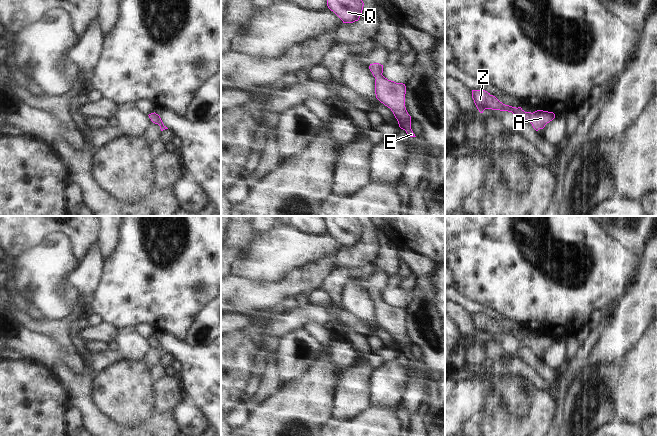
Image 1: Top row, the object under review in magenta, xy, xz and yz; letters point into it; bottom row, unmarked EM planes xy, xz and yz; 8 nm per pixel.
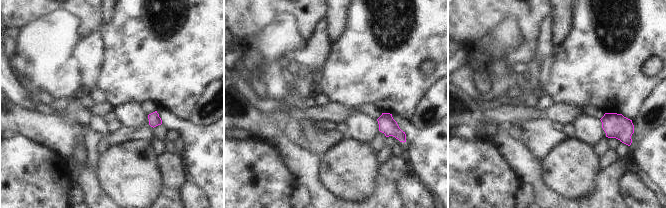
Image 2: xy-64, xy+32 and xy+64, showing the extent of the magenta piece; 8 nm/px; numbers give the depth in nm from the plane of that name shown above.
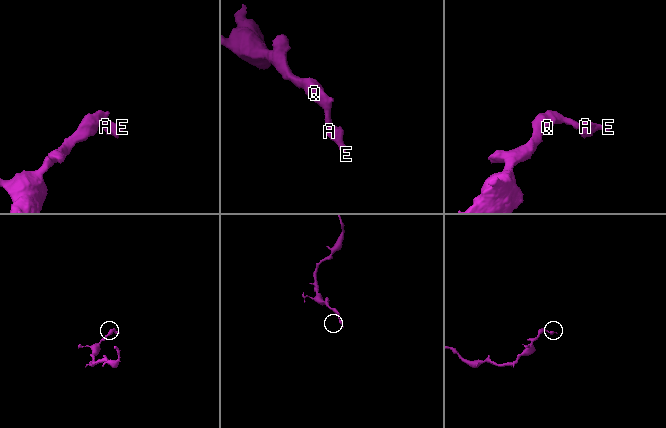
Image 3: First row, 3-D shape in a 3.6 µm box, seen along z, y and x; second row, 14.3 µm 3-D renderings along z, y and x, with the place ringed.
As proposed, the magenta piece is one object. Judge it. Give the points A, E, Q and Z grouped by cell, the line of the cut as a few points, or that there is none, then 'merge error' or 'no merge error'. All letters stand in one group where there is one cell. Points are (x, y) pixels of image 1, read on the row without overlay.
A E Q Z | no cut | no merge error

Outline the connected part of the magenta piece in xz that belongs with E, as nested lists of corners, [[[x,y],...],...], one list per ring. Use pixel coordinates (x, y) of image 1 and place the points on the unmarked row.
[[[373,287],[369,290],[375,301],[376,322],[385,330],[391,333],[398,345],[399,351],[406,355],[409,361],[416,361],[411,353],[411,340],[405,331],[406,310],[403,307],[396,307],[385,302],[383,289]]]

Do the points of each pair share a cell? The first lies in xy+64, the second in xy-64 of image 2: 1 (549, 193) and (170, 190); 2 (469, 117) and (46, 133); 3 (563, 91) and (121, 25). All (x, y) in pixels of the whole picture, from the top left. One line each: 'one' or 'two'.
1: one
2: one
3: one

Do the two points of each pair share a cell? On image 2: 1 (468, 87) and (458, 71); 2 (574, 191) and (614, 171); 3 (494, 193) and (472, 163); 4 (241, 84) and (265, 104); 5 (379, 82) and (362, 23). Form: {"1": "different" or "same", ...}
{"1": "same", "2": "different", "3": "same", "4": "same", "5": "same"}

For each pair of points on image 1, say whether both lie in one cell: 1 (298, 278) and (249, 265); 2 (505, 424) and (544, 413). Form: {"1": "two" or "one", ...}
{"1": "two", "2": "one"}

